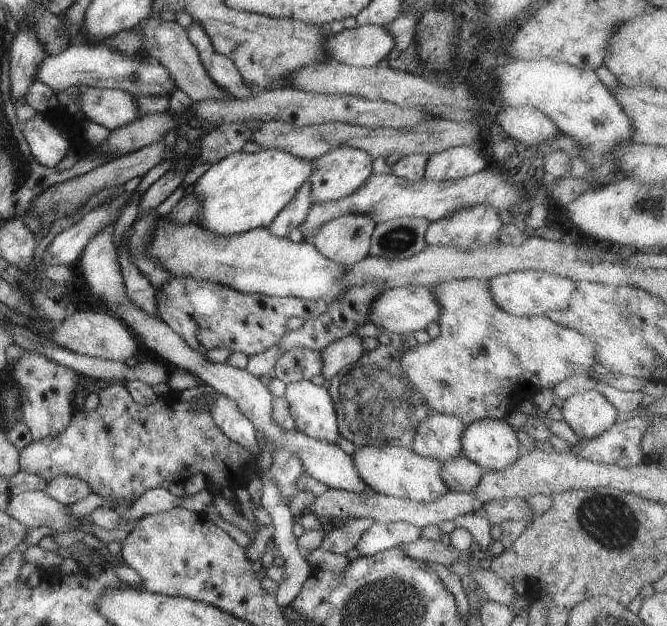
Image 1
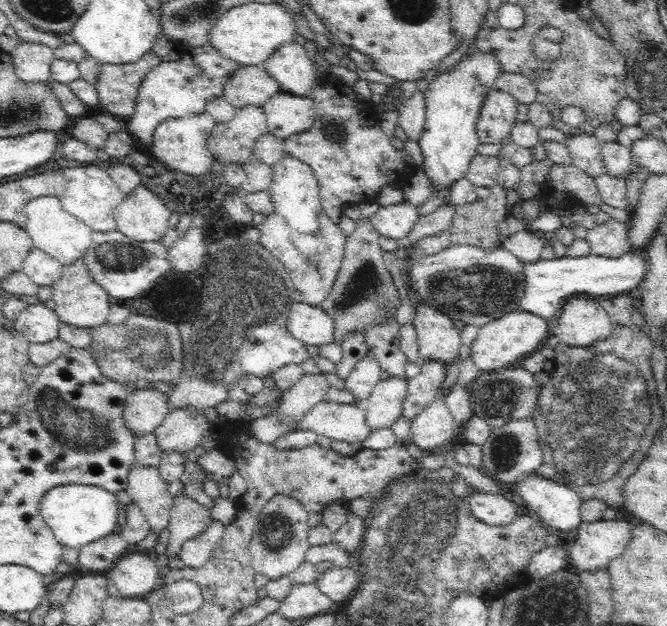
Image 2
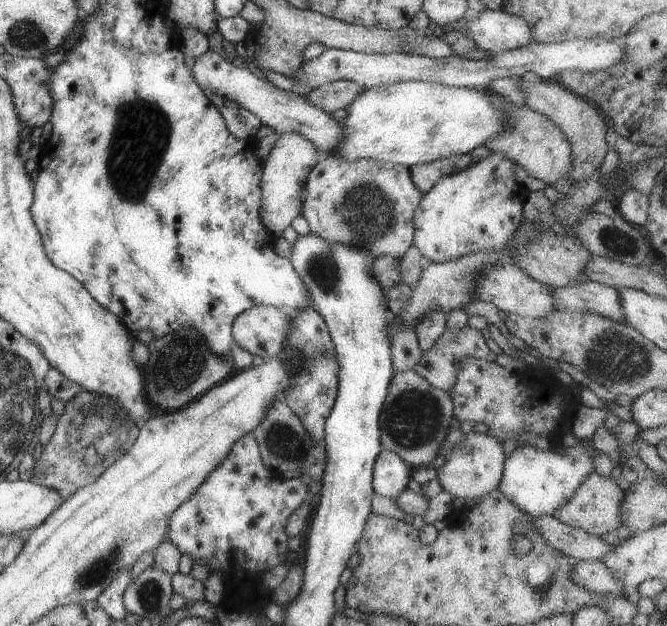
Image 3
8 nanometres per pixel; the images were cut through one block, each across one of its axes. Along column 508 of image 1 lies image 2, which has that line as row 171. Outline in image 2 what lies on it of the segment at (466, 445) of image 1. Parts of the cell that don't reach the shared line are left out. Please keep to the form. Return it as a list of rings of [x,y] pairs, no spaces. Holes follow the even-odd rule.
[[[477,50],[464,55],[453,68],[438,74],[428,85],[426,120],[417,143],[424,156],[422,171],[430,179],[430,189],[450,188],[455,180],[465,176],[472,158],[477,155],[476,146],[480,144],[476,130],[479,112],[501,73],[500,61],[492,53]]]

